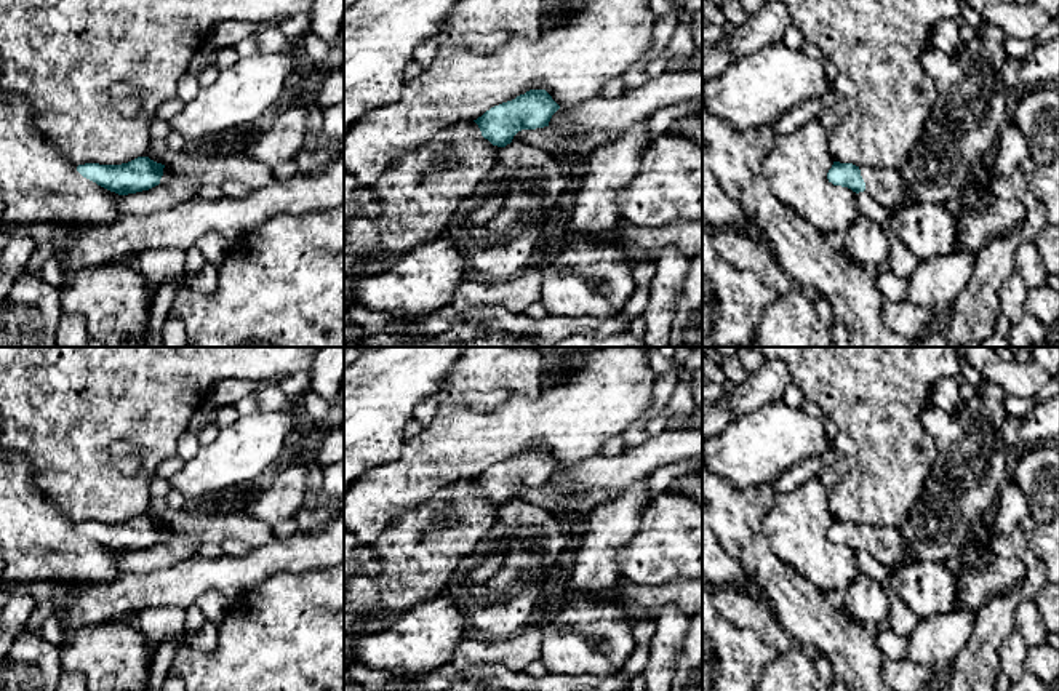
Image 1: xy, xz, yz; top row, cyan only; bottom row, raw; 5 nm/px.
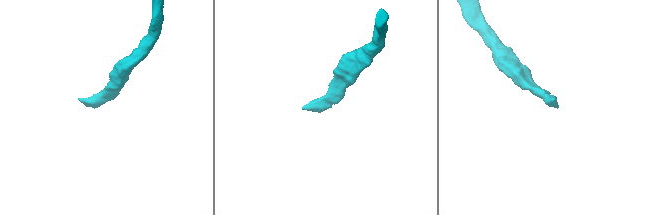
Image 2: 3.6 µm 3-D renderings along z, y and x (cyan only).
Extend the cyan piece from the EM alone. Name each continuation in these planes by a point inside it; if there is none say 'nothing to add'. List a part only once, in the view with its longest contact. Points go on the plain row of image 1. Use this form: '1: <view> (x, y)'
1: yz (887, 544)

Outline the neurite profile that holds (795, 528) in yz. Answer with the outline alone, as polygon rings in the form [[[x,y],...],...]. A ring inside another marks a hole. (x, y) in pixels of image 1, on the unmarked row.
[[[811,478],[790,493],[779,493],[761,523],[761,537],[774,555],[819,590],[841,590],[859,576],[857,555],[833,544],[827,531],[833,523],[829,491]]]

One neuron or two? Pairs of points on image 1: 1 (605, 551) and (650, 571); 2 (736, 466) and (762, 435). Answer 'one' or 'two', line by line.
1: two
2: one

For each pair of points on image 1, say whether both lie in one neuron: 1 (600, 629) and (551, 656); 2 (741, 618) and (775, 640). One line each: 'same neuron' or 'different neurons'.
1: same neuron
2: same neuron

